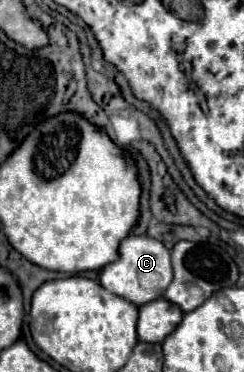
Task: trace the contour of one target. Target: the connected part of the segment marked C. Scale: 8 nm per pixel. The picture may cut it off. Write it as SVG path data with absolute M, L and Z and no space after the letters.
M130 235L120 245L120 259L114 263L108 263L100 271L100 283L102 287L110 289L114 295L126 297L134 305L144 305L148 301L154 301L164 295L166 287L172 281L172 267L170 267L170 251L164 247L164 243L148 237L148 235Z

